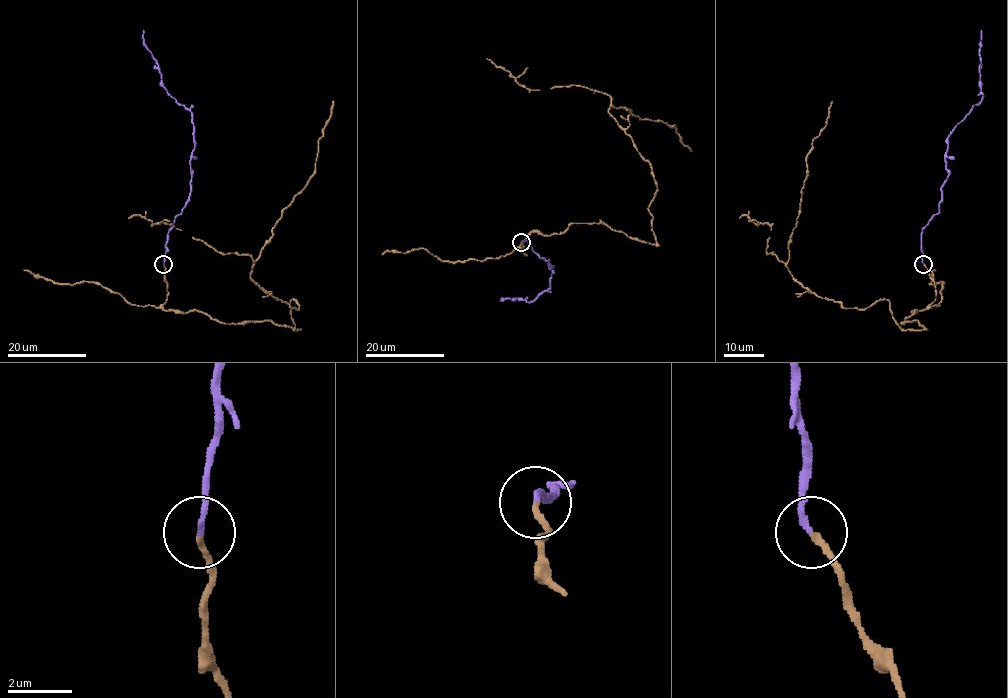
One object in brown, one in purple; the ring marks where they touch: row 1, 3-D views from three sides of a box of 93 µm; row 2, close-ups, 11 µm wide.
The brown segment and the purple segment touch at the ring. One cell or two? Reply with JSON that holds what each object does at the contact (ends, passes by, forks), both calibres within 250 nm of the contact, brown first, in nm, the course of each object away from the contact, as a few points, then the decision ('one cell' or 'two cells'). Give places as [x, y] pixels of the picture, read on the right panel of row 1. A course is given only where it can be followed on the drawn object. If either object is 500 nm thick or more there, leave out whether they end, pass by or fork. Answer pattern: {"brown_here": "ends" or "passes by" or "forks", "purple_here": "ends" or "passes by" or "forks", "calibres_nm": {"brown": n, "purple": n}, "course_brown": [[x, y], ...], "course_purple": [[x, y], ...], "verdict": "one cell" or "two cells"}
{"brown_here": "ends", "purple_here": "ends", "calibres_nm": {"brown": 180, "purple": 160}, "course_brown": [[924, 264], [935, 299], [904, 320], [922, 330], [902, 330], [885, 299], [845, 308], [789, 269], [832, 101]], "course_purple": [[924, 264], [922, 229], [939, 211], [941, 186], [948, 175], [947, 137], [983, 95], [980, 85], [981, 30]], "verdict": "one cell"}

